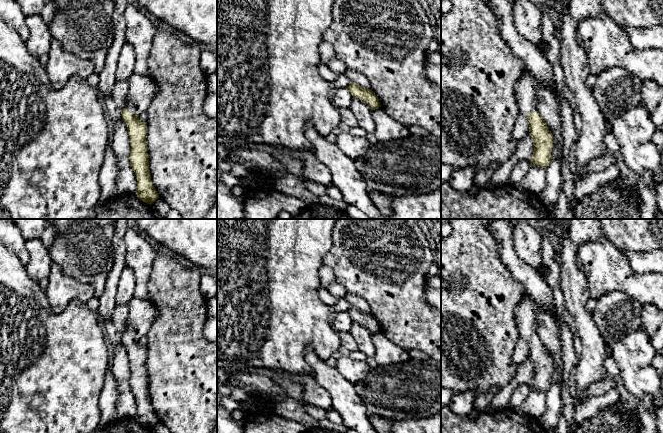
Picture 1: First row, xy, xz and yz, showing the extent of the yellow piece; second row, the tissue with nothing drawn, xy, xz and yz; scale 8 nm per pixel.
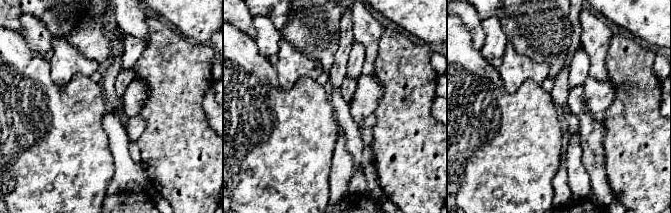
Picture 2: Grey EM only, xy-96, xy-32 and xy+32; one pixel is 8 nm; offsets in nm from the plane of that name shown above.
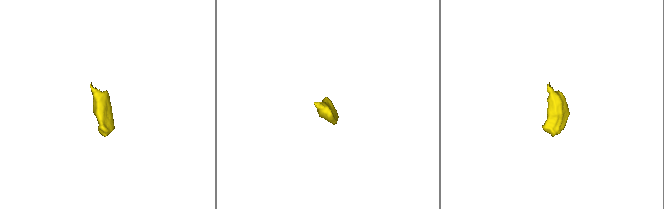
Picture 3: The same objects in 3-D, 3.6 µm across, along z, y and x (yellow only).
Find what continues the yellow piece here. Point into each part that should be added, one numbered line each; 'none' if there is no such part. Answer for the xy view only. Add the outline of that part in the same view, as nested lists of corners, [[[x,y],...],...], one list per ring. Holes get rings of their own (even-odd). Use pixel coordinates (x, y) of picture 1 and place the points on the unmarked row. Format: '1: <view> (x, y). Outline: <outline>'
1: xy (141, 313). Outline: [[[133,297],[127,307],[126,334],[133,339],[147,335],[157,317],[154,305],[150,301]]]

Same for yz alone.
1: yz (526, 312). Outline: [[[524,296],[515,308],[514,316],[520,337],[535,337],[537,335],[537,316],[540,312],[550,313],[550,309],[539,305],[534,300]]]

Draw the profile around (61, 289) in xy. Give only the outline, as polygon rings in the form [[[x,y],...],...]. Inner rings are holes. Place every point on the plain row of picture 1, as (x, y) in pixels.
[[[54,262],[51,264],[48,276],[48,286],[45,293],[51,310],[55,313],[62,312],[70,301],[74,299],[87,303],[94,296],[94,289],[89,284],[83,284],[63,273]]]

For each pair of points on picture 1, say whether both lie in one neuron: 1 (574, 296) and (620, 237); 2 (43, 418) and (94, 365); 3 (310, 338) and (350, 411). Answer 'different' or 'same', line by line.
1: different
2: same
3: different

